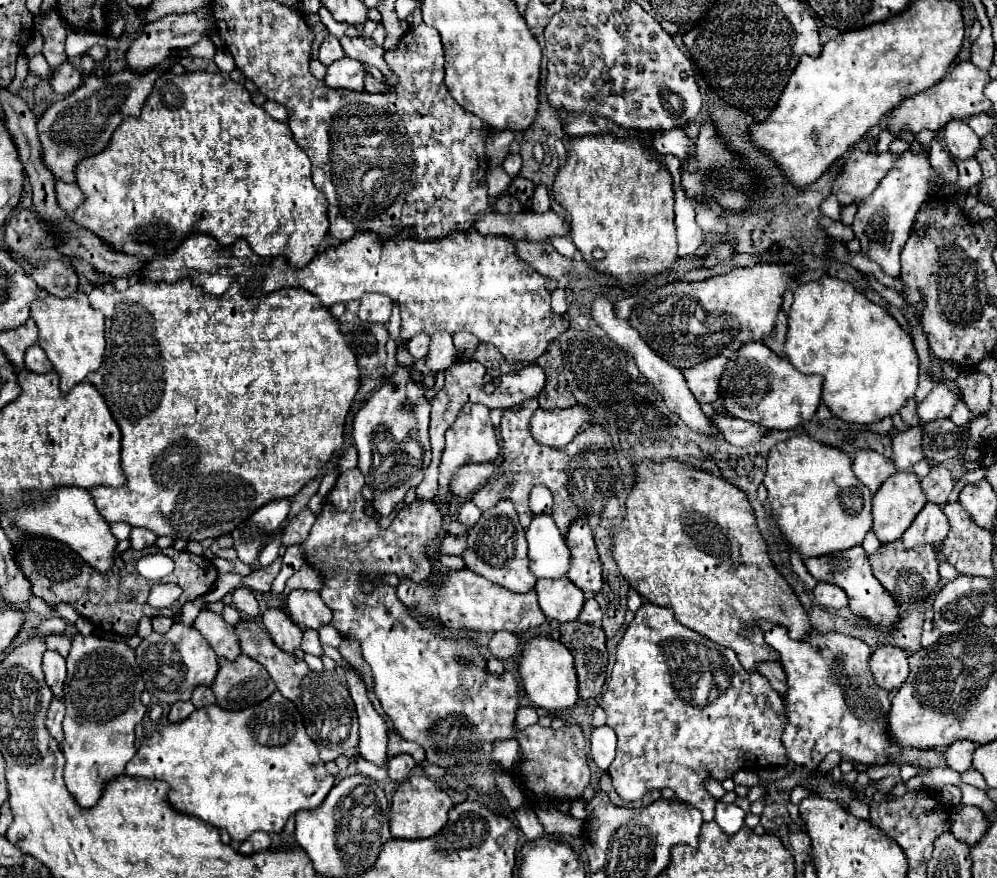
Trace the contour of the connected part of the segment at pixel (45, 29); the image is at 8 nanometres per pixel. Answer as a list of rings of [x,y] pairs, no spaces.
[[[58,10],[50,12],[44,20],[36,22],[36,28],[44,36],[44,48],[42,54],[50,68],[58,68],[62,62],[66,62],[64,54],[64,40],[66,40],[66,28],[62,24],[62,18],[58,16]]]

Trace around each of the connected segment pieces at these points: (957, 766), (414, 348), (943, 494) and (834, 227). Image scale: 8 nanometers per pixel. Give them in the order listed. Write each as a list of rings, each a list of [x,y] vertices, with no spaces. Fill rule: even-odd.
[[[958,740],[954,742],[948,752],[946,752],[946,760],[948,766],[954,768],[956,772],[966,772],[972,768],[972,754],[976,750],[976,744],[972,740]]]
[[[420,332],[418,336],[414,336],[414,338],[408,342],[408,352],[412,354],[412,358],[414,358],[414,360],[418,360],[418,358],[424,358],[424,356],[428,354],[430,342],[432,342],[430,334],[426,334],[426,332]]]
[[[934,464],[930,468],[930,474],[924,476],[920,480],[920,484],[922,484],[922,490],[924,490],[928,502],[946,504],[946,500],[948,500],[956,482],[954,482],[952,474],[942,464]]]
[[[822,216],[820,220],[822,220],[820,226],[822,226],[832,238],[842,240],[842,242],[848,242],[848,240],[854,238],[854,232],[852,232],[850,226],[846,226],[846,224],[842,224],[842,222],[834,222],[834,220],[830,220],[828,216]]]

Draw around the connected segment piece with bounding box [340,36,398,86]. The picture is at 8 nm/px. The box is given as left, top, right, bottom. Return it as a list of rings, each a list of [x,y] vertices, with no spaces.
[[[342,36],[340,44],[342,44],[346,56],[356,58],[356,60],[368,64],[368,66],[376,66],[384,74],[386,84],[390,84],[390,86],[398,84],[398,76],[394,72],[390,72],[386,60],[384,60],[386,50],[382,46],[376,46],[370,36],[354,36],[354,38]]]

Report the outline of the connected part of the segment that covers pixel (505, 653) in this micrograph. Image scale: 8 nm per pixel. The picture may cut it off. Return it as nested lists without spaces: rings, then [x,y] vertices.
[[[504,630],[496,632],[494,638],[490,640],[490,652],[500,660],[516,656],[518,648],[520,648],[520,638],[516,634],[510,634],[510,632],[504,632]]]

